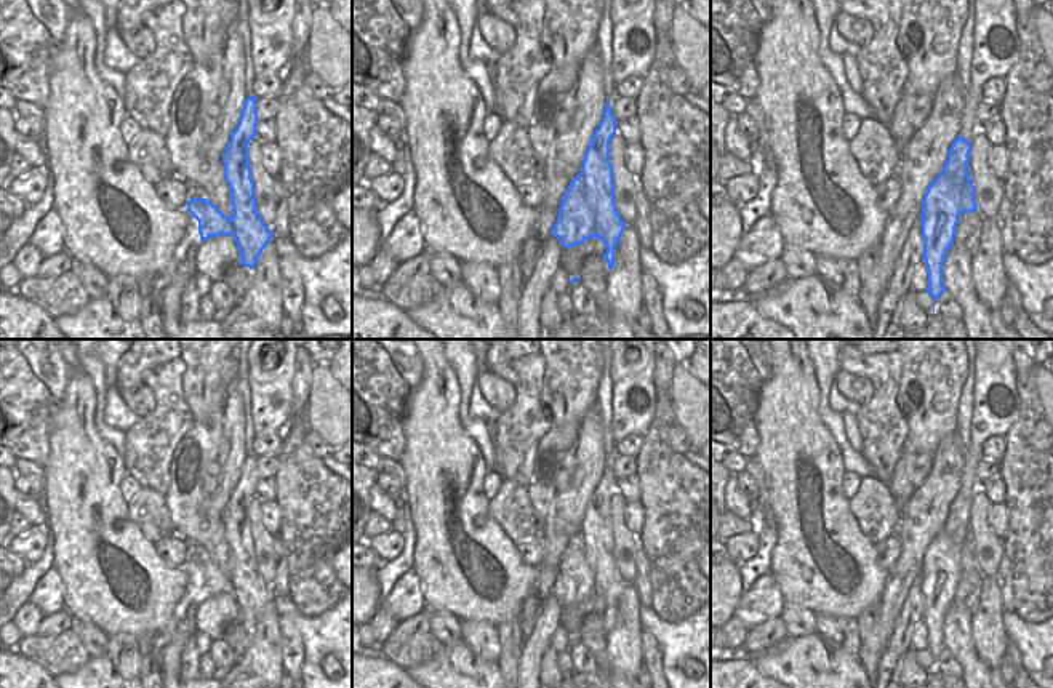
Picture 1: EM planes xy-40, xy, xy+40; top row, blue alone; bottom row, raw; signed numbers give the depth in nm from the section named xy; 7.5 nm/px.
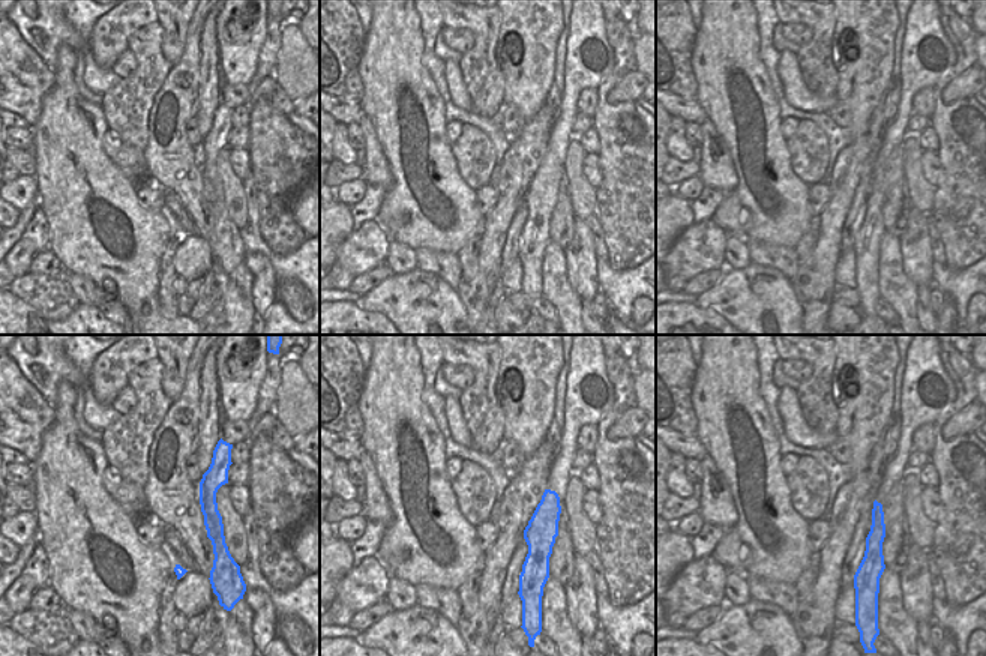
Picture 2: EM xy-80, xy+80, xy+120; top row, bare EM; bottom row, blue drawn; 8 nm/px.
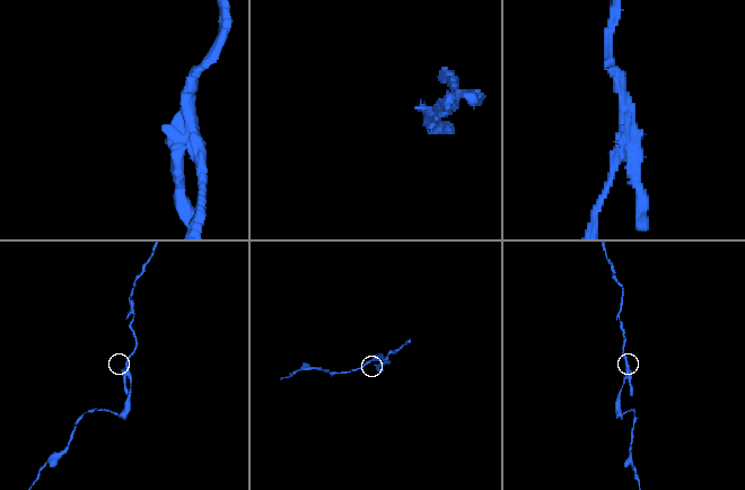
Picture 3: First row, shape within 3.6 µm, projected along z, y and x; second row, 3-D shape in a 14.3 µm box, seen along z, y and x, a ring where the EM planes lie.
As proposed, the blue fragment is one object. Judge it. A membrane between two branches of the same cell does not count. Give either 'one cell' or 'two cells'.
two cells

